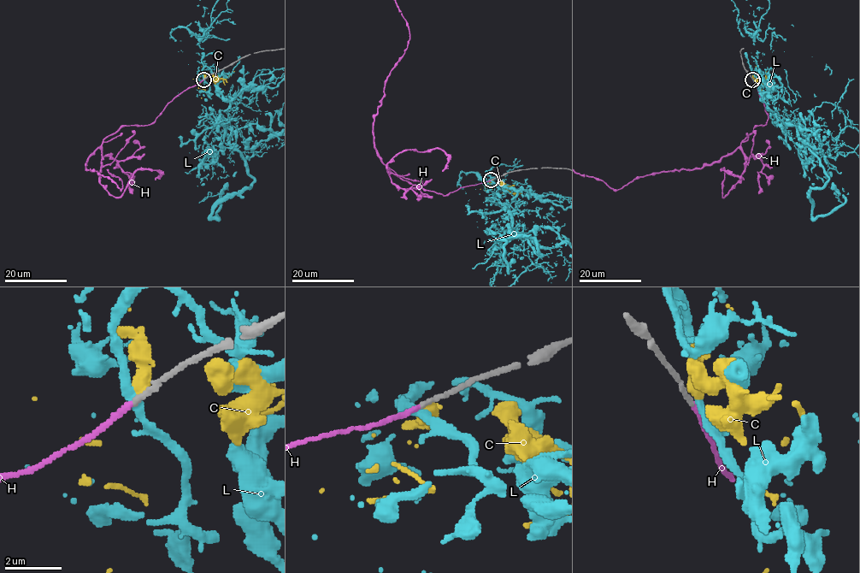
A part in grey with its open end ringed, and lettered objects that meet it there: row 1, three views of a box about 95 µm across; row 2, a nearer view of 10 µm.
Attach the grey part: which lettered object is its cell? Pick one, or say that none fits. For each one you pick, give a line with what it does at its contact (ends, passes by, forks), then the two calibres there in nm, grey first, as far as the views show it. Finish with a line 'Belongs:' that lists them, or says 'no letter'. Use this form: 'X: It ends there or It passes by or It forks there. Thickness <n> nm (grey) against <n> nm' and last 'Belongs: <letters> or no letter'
H: It ends there. Thickness 150 nm (grey) against 170 nm
Belongs: H

